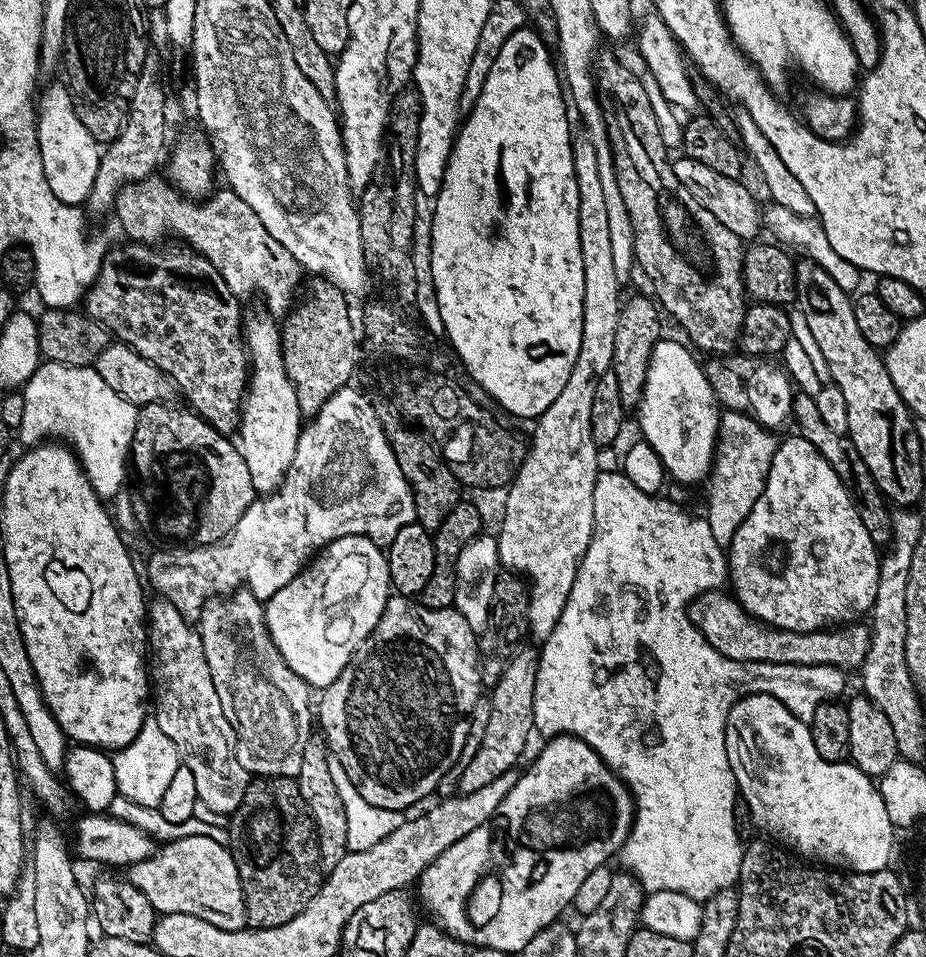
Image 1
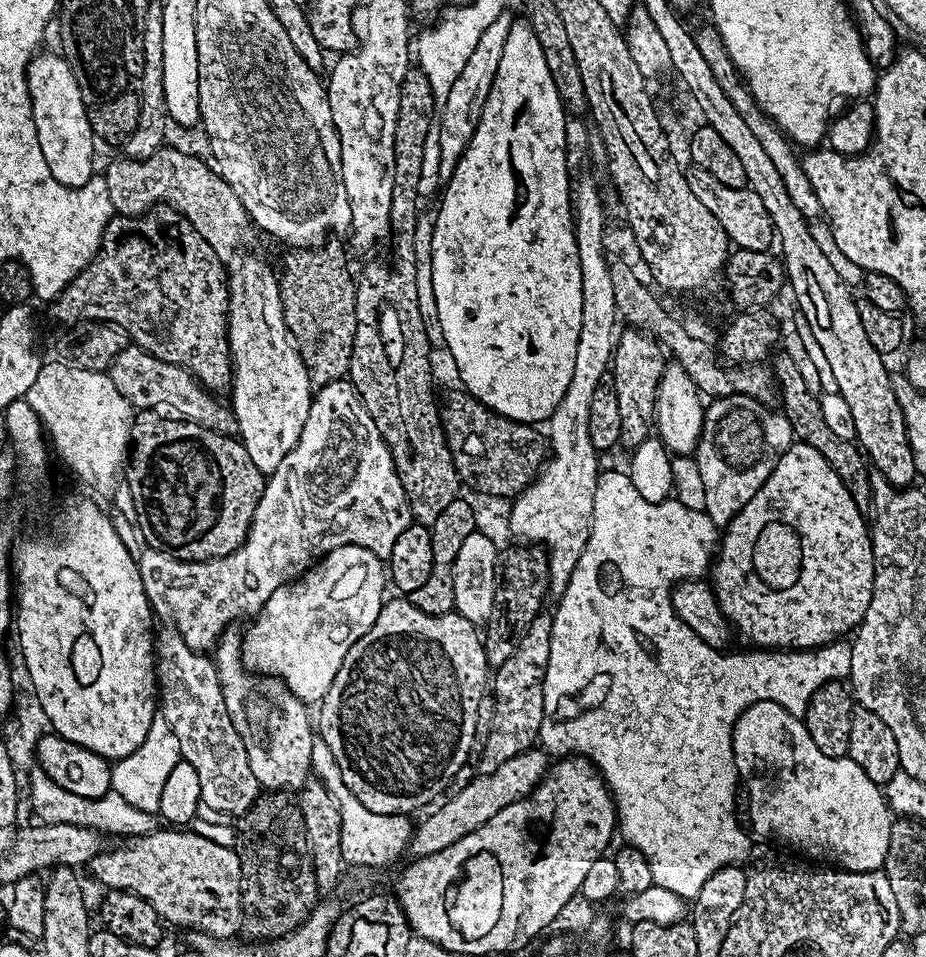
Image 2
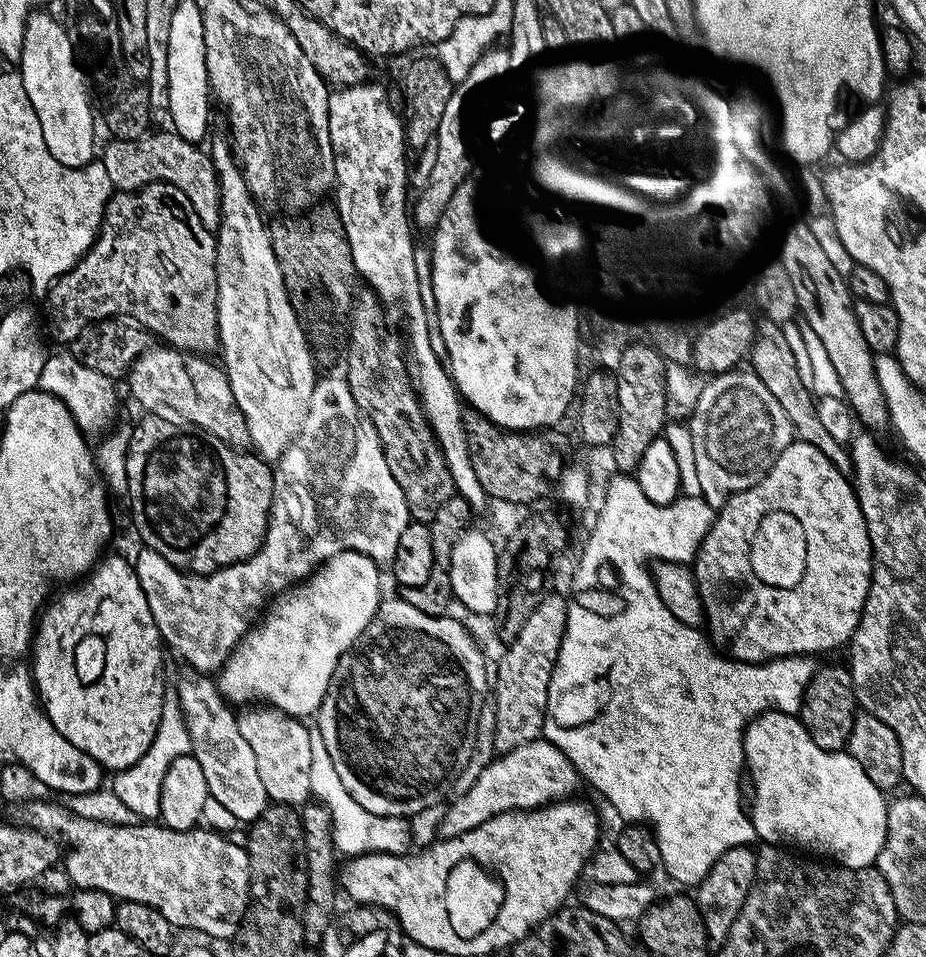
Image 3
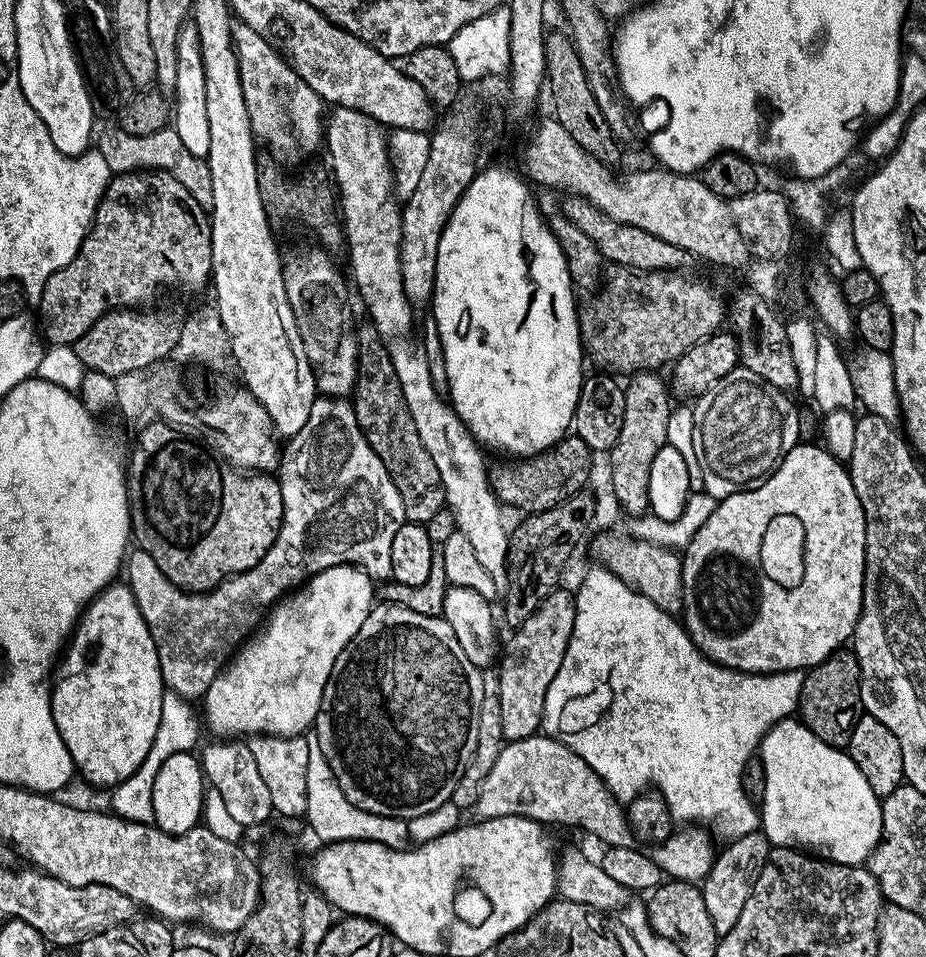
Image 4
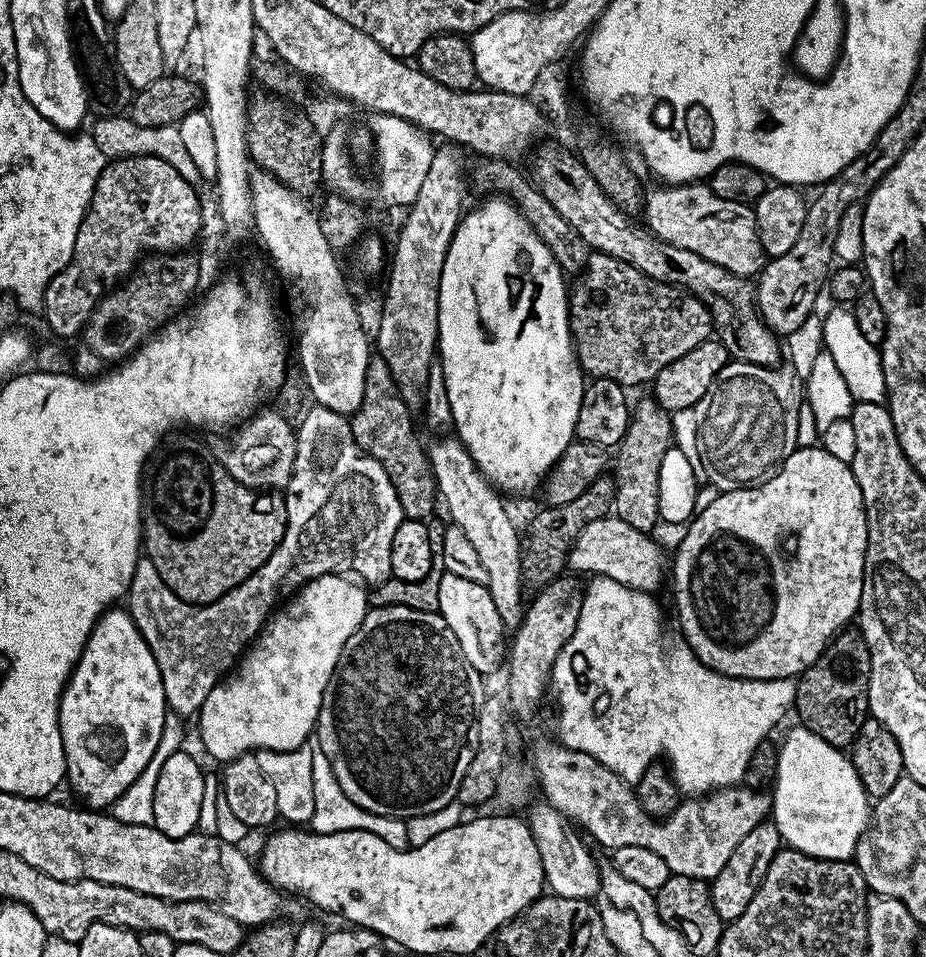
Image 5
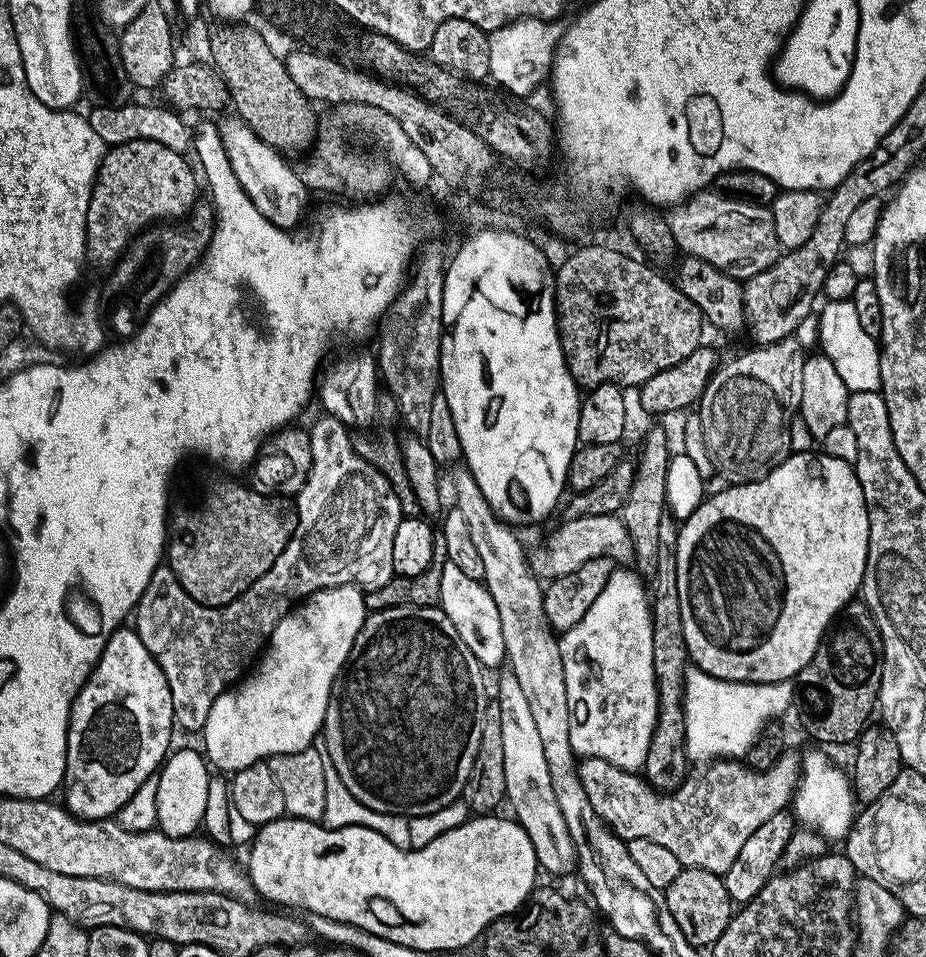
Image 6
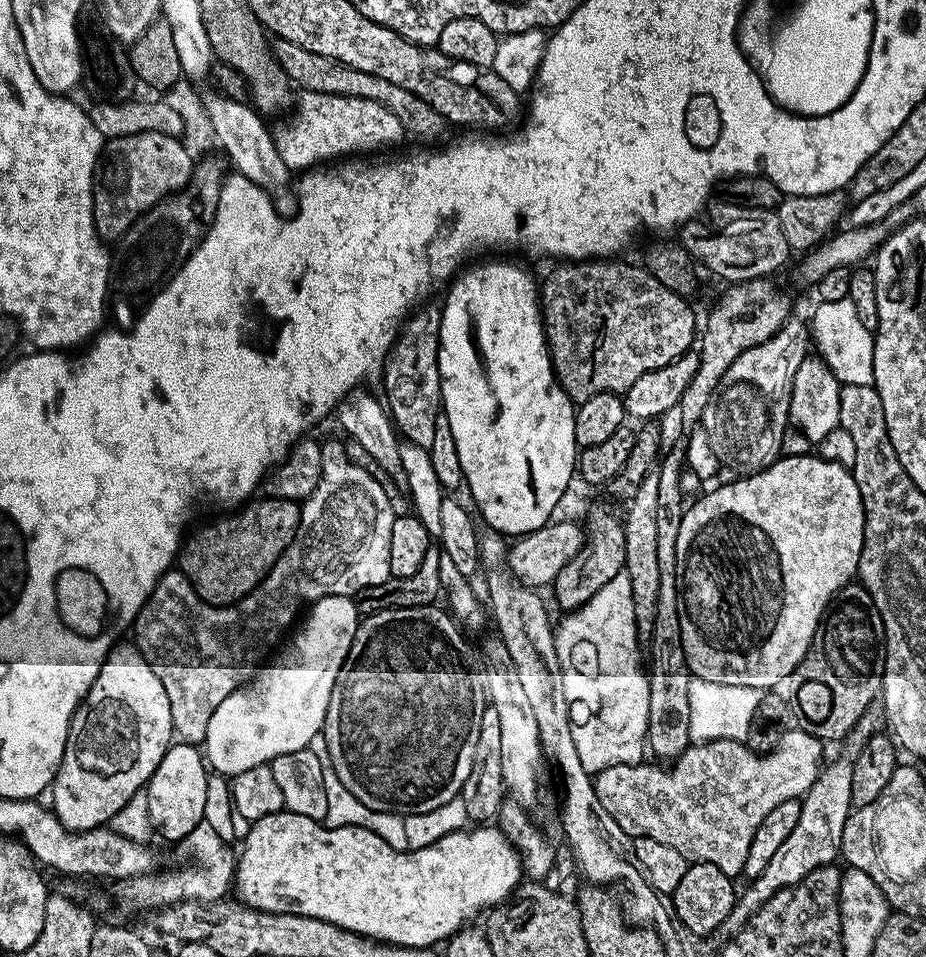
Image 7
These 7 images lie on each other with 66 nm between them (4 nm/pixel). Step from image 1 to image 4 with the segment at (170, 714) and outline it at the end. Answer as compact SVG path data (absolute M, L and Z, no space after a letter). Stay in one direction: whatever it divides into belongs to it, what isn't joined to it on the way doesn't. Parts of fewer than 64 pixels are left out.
M224 738L221 744L208 744L202 755L202 767L207 780L214 791L220 795L228 816L236 824L244 828L252 828L263 822L267 816L273 815L270 802L270 790L266 782L262 782L262 774L258 774L258 765L254 762L254 754L250 754L247 743L236 738Z

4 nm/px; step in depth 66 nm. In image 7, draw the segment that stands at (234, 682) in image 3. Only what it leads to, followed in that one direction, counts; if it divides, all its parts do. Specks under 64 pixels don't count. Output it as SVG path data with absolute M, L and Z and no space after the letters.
M327 596L311 605L291 635L283 641L279 651L271 657L273 660L269 659L248 683L234 690L234 694L230 694L230 698L226 698L222 706L214 710L214 718L210 718L202 745L207 767L213 773L231 778L263 764L271 765L272 760L282 754L309 747L312 739L321 735L334 682L348 656L361 619L362 613L356 609L355 599L351 596Z

